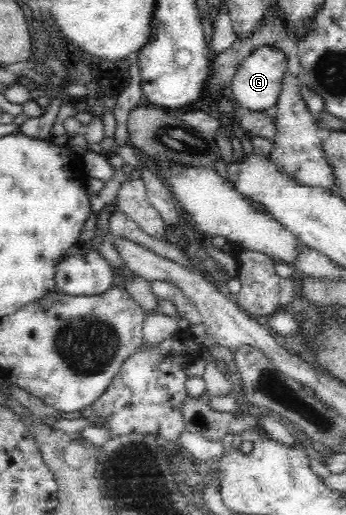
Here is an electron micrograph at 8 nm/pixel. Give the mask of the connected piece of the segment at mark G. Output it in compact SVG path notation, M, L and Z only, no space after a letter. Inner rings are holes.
M275 45L257 47L245 57L230 83L231 91L240 107L251 111L273 112L282 90L282 79L287 72L287 64L287 54Z

